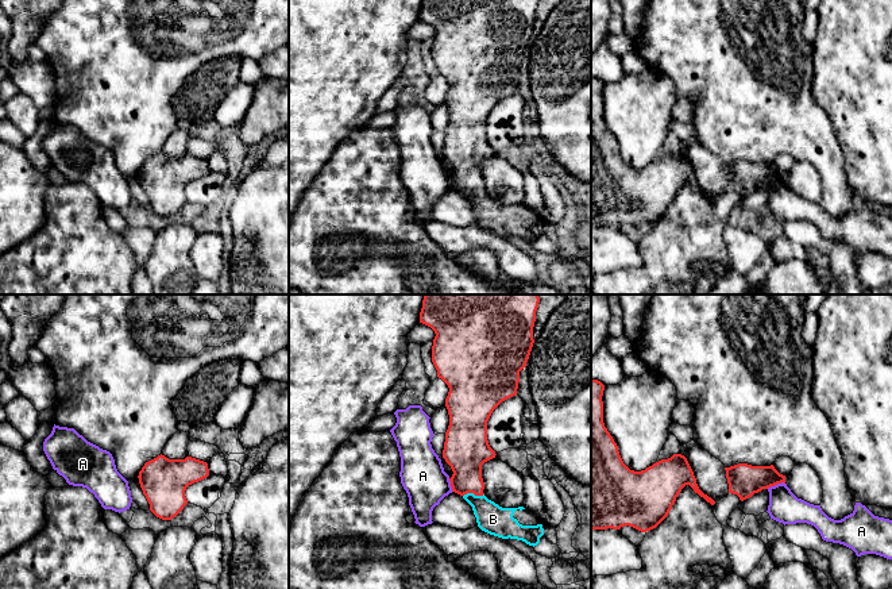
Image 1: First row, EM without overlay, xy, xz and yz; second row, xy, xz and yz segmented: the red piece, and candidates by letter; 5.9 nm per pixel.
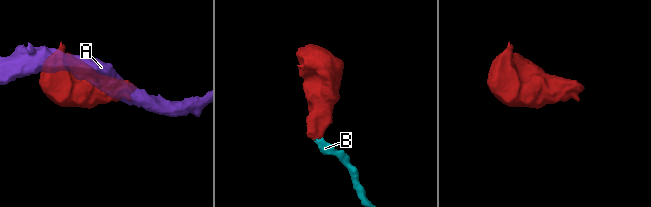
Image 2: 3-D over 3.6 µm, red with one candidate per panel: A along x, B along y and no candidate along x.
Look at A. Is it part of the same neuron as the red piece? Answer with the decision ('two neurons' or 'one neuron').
two neurons

